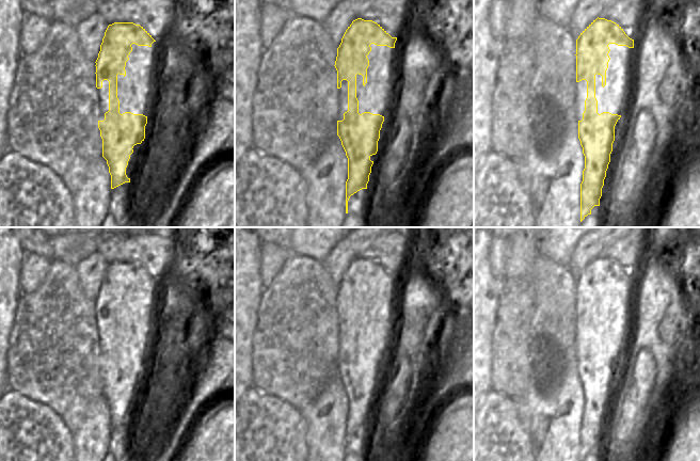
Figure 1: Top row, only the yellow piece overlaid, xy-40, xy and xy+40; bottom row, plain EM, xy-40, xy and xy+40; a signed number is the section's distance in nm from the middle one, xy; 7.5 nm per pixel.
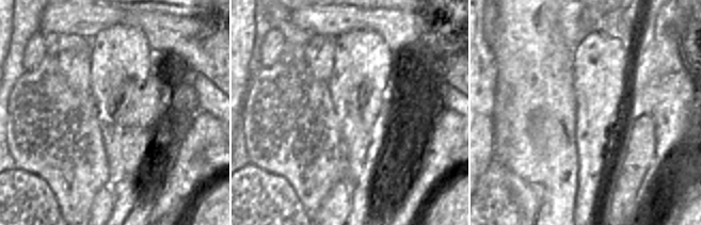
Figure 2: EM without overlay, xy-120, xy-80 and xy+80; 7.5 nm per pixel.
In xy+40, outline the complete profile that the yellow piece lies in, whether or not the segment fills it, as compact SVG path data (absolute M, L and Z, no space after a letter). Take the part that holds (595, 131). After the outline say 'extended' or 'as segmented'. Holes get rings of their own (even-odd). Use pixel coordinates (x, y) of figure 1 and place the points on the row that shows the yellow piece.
M596 18L593 20L576 39L576 82L587 81L587 98L583 120L578 121L578 139L585 156L585 169L580 184L580 222L591 214L594 206L600 206L602 188L606 177L606 171L610 162L612 143L615 141L615 126L621 115L609 112L598 113L598 100L595 98L595 75L602 76L602 86L606 85L606 70L610 60L608 45L626 46L634 48L634 39L630 38L623 29L611 20Z | as segmented

